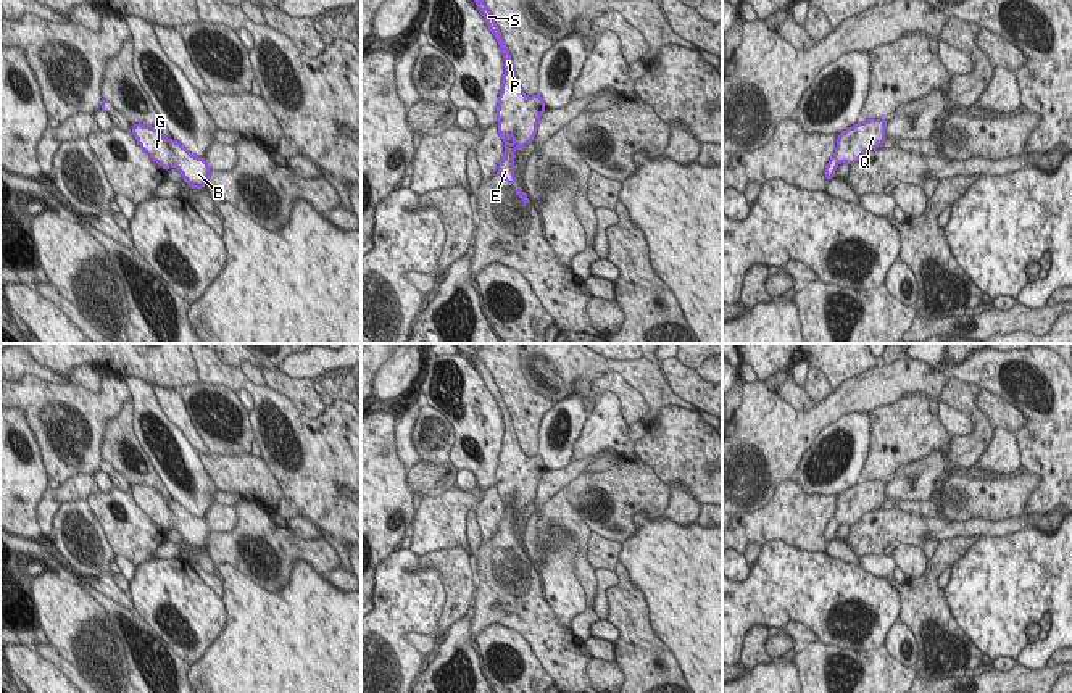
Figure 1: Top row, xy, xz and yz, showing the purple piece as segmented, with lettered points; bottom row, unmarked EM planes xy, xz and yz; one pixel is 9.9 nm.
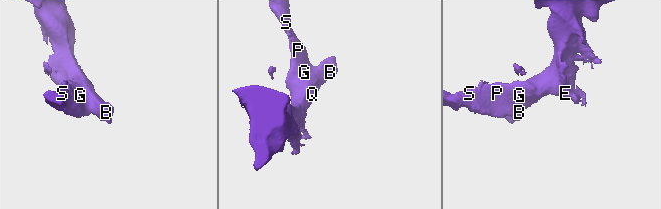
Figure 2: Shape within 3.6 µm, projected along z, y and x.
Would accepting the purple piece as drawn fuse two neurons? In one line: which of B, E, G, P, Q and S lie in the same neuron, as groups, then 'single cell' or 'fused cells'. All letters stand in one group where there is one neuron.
B E G P Q S | single cell

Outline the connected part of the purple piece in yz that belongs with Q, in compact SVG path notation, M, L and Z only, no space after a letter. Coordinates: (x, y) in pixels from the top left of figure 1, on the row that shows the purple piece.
M869 119L845 129L837 137L837 148L825 166L825 179L832 181L840 163L854 164L866 151L874 151L887 140L888 119Z

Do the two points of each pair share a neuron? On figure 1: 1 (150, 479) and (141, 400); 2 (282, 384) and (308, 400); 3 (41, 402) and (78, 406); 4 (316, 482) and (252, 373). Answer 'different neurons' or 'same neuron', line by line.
1: different neurons
2: same neuron
3: same neuron
4: different neurons

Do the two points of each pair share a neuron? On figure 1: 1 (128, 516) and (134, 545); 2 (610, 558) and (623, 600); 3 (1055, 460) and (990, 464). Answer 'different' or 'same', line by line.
1: same
2: different
3: different

